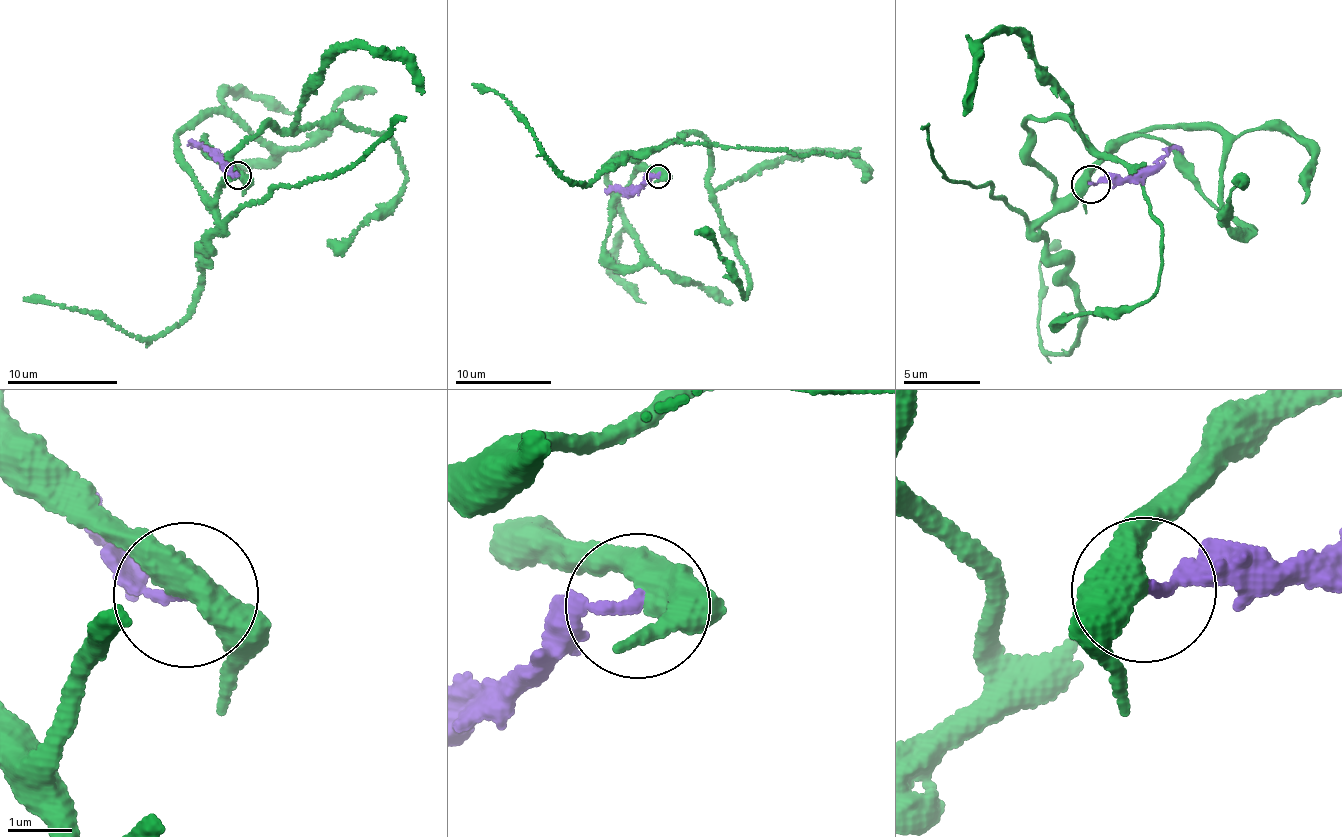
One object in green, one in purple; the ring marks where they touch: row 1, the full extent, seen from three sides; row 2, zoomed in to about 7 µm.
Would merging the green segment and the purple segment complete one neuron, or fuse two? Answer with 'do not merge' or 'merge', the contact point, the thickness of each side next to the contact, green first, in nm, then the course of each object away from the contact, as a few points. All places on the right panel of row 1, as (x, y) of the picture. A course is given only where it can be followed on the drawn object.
do not merge; place (1090, 184); calibres 500 and 180 nm; course green (1089, 185), (1149, 137), (1248, 228), (1220, 133), (1058, 196), (1034, 117), (1163, 239), (1144, 300), (1069, 318); course purple (1089, 185), (1095, 181), (1131, 178), (1163, 154), (1182, 151)

